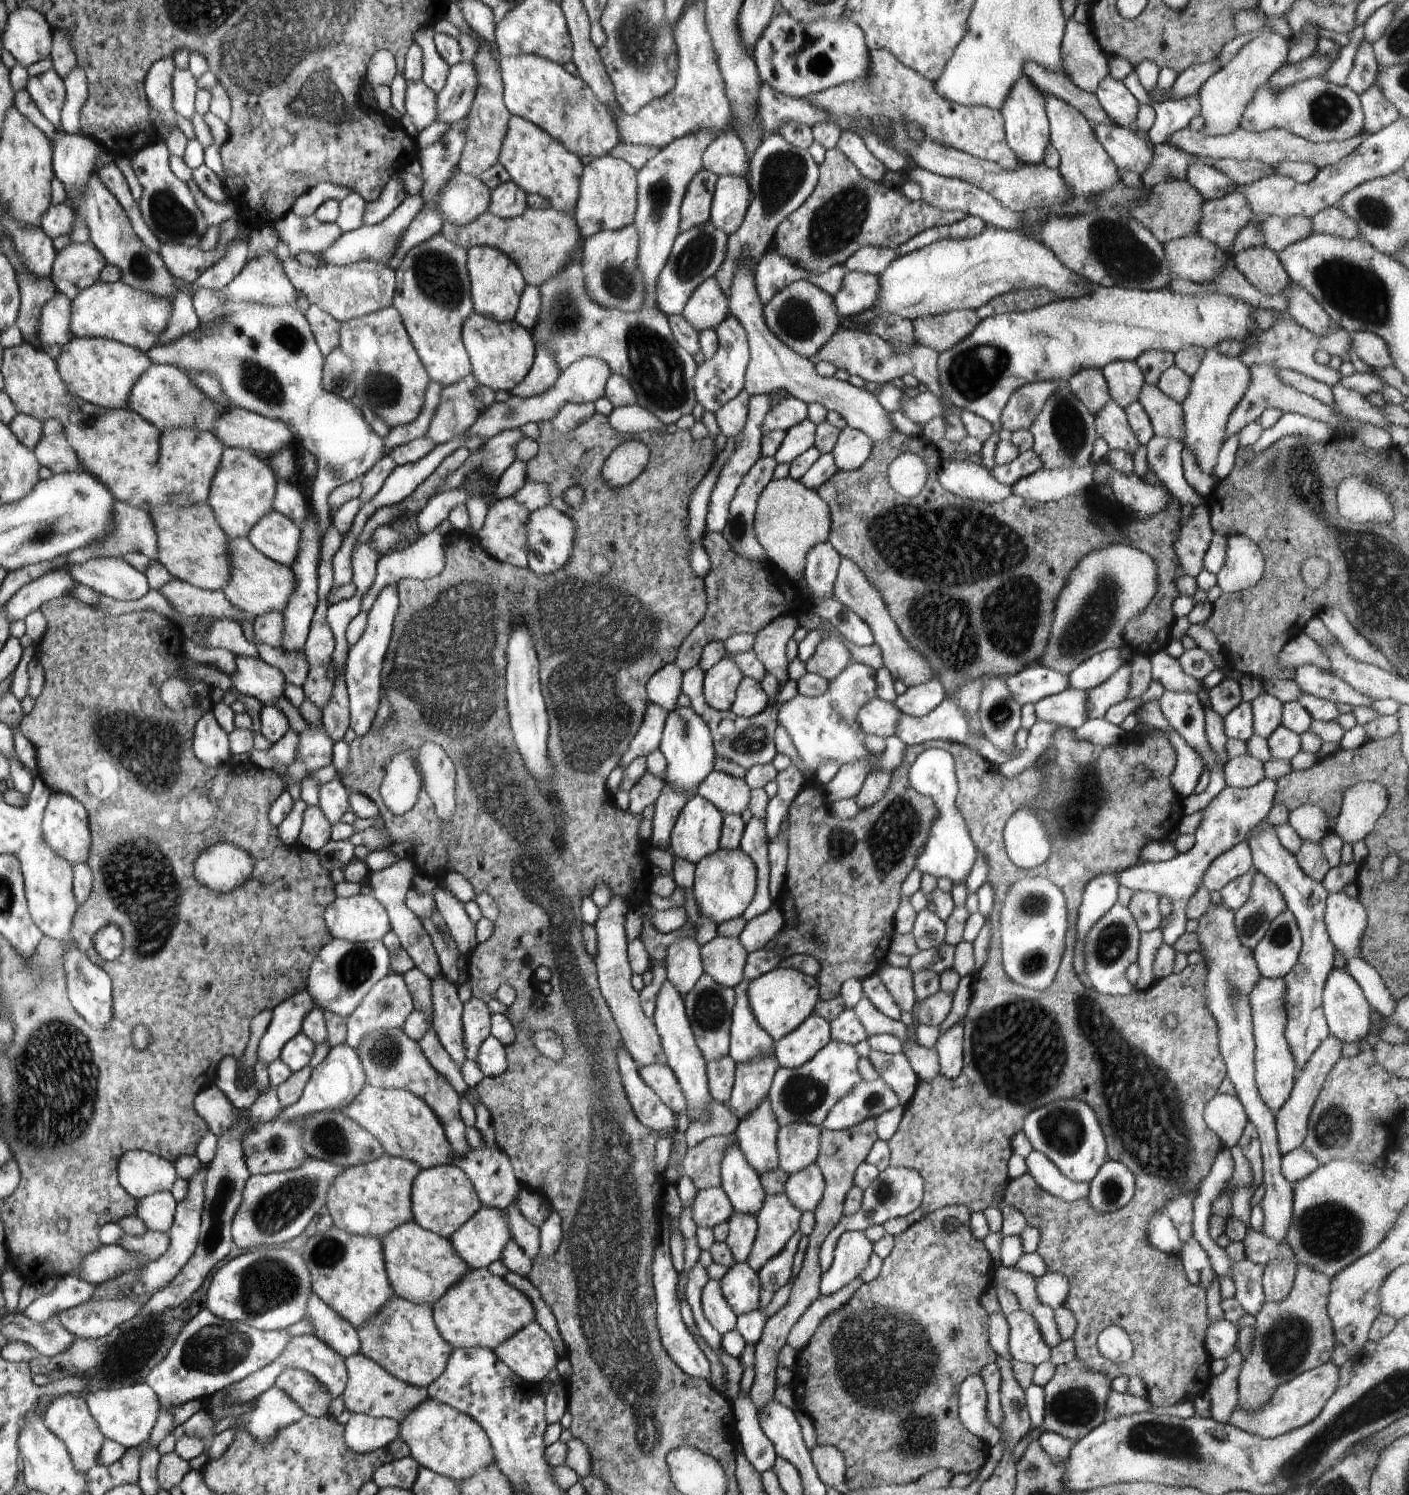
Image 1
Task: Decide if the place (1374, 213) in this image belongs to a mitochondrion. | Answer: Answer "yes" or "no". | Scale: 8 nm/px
yes

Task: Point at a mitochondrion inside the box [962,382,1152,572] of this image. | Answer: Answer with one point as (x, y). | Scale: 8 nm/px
(1069, 428)

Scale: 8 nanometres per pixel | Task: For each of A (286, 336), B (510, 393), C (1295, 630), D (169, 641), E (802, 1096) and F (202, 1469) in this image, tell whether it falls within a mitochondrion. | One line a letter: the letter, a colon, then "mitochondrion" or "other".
A: mitochondrion
B: other
C: other
D: other
E: mitochondrion
F: other

